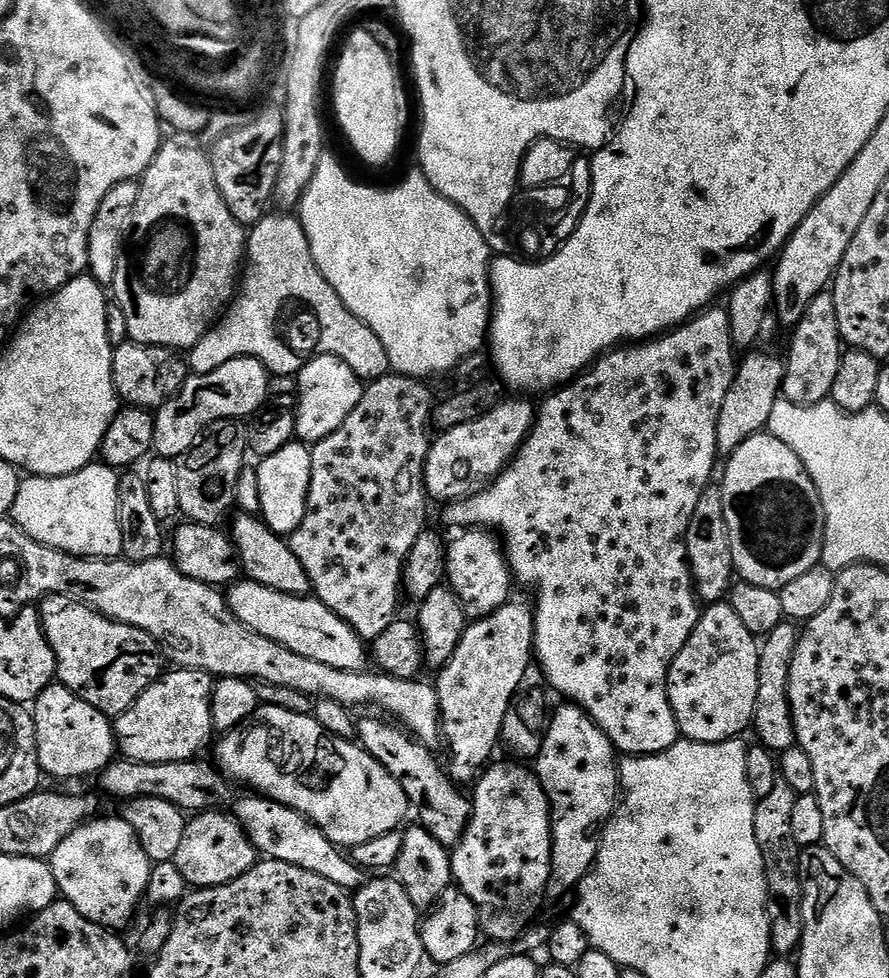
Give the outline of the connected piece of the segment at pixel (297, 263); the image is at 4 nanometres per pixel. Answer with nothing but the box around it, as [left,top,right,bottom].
[187,214,392,382]

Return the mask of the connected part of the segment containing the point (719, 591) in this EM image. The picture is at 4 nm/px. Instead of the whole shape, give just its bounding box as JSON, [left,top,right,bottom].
[686,486,736,605]

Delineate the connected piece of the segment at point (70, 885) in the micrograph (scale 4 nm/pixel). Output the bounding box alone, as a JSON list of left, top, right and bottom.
[50,819,153,930]

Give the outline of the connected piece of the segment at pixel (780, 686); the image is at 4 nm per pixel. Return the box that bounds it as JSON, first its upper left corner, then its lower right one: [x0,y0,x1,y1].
[752,622,800,753]

